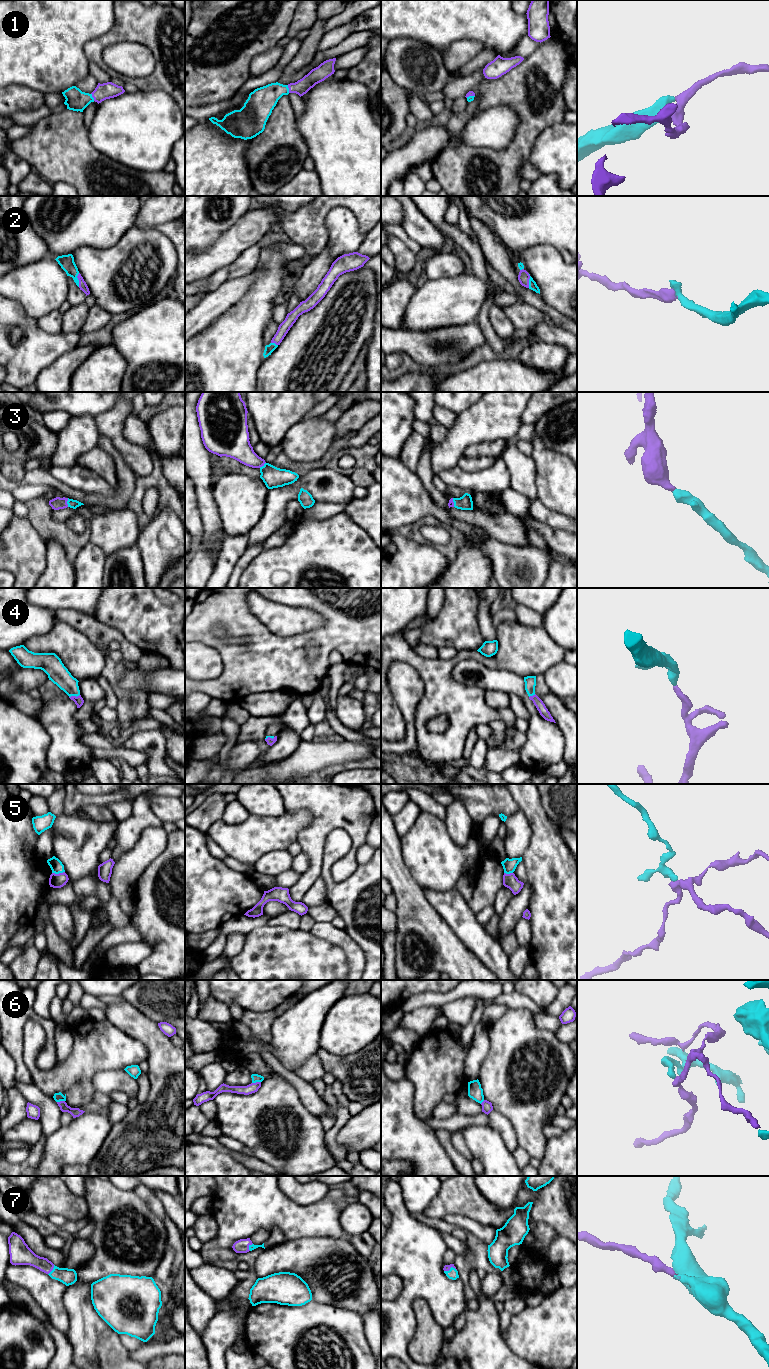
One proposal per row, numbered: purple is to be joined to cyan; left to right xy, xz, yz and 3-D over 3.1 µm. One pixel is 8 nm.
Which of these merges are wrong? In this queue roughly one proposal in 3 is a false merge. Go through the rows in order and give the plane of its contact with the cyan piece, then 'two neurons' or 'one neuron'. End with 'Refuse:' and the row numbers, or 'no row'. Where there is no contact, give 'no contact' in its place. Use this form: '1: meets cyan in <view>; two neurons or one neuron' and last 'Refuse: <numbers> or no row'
1: meets cyan in xz; one neuron
2: meets cyan in xy; one neuron
3: meets cyan in xy; one neuron
4: meets cyan in xy; one neuron
5: meets cyan in xy; two neurons
6: meets cyan in xz; two neurons
7: meets cyan in xy; one neuron
Refuse: 5, 6

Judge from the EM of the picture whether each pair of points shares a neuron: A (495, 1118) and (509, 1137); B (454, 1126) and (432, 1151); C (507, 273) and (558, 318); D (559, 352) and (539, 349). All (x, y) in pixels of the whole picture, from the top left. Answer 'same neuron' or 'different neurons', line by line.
A: same neuron
B: different neurons
C: same neuron
D: same neuron

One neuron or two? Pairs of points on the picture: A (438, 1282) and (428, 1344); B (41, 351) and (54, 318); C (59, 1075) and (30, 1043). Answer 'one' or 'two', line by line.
A: two
B: two
C: one

